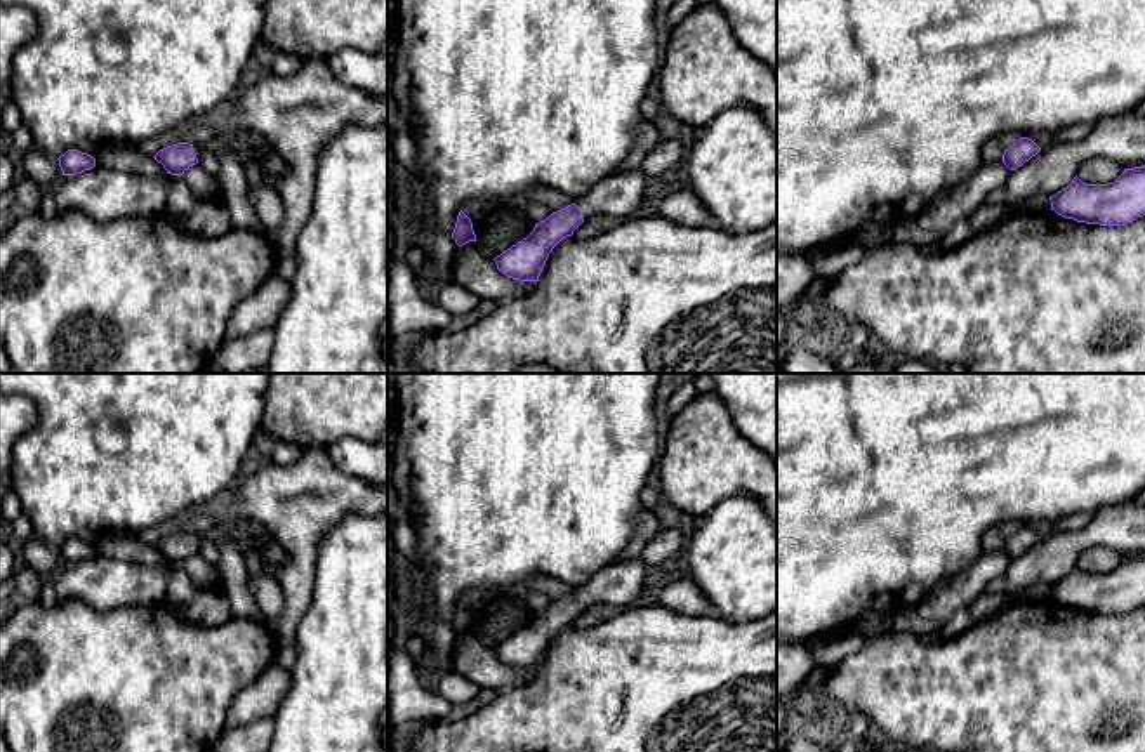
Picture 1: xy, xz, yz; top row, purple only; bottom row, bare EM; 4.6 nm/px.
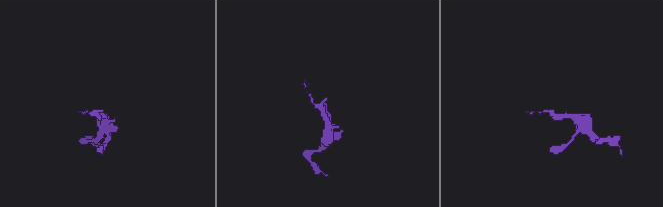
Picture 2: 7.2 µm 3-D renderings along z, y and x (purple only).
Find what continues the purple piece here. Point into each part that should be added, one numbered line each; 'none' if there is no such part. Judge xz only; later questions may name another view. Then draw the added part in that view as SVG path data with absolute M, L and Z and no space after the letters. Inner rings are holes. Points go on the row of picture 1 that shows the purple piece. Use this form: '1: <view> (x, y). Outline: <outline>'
1: xz (617, 195). Outline: M638 168L615 172L601 179L589 193L577 198L575 205L582 219L592 215L624 217L631 214L645 198L648 177Z

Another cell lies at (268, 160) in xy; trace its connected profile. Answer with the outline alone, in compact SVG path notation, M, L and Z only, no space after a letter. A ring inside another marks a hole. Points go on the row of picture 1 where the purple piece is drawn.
M268 144L255 158L255 163L262 168L266 177L275 181L280 179L287 170L285 162Z

